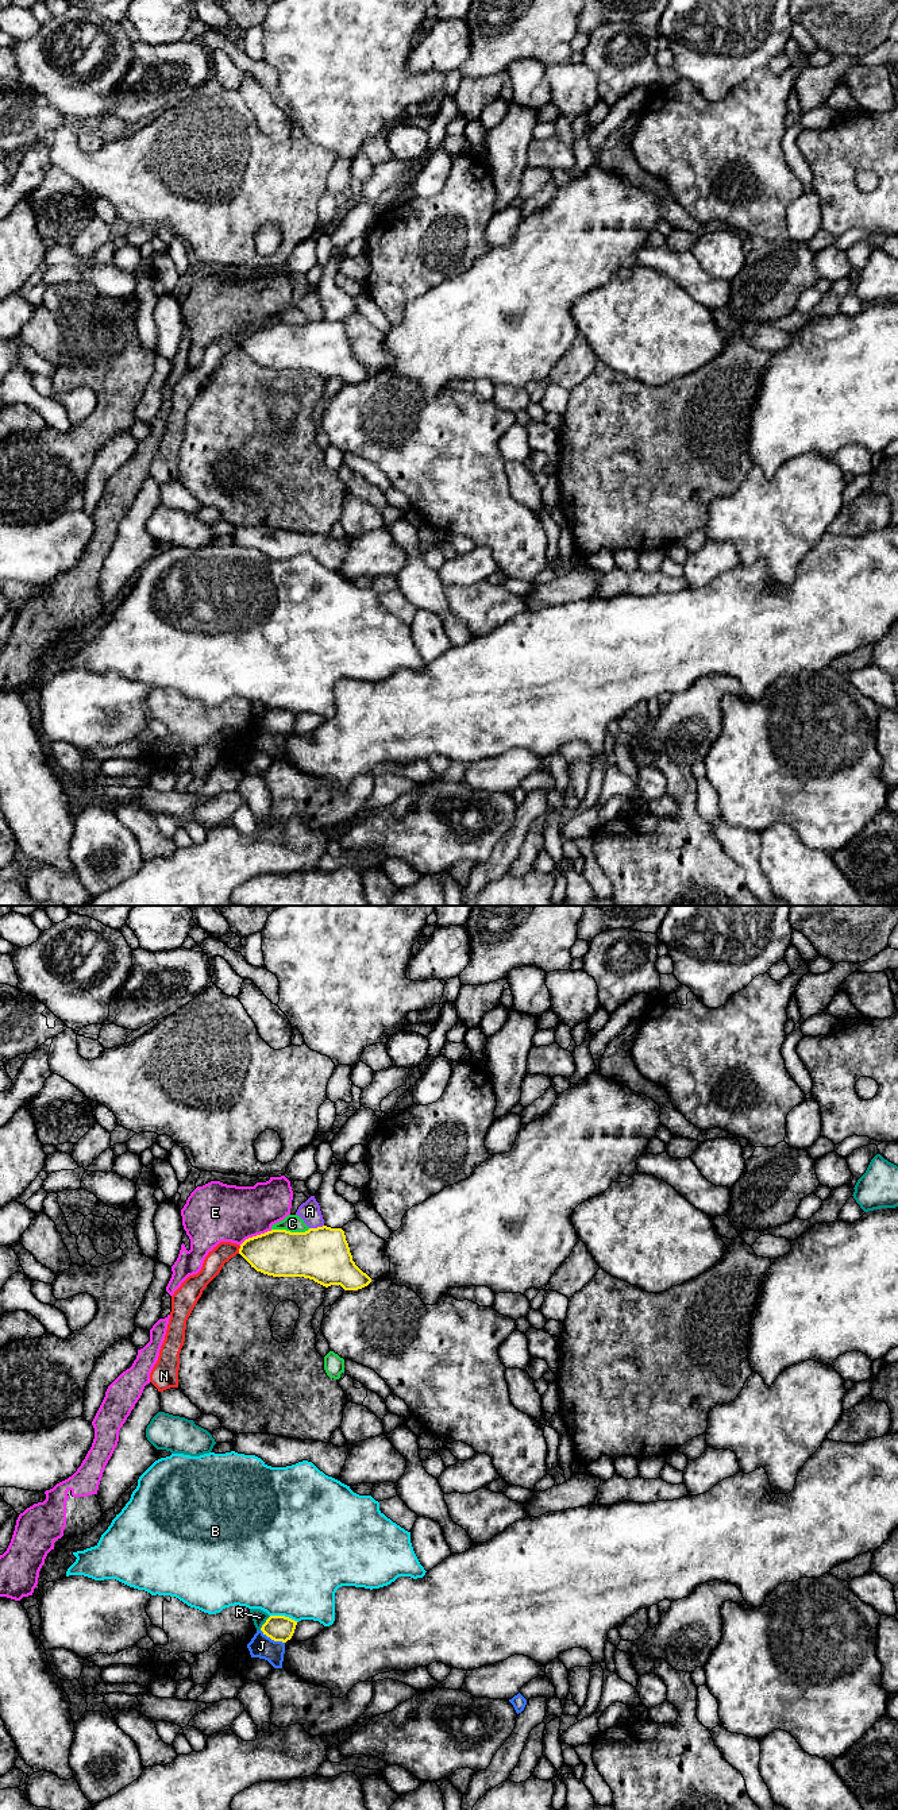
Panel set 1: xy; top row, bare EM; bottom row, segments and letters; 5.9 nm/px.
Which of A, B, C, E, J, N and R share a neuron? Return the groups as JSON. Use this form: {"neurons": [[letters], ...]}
{"neurons": [["A"], ["B"], ["C"], ["E"], ["J"], ["N"], ["R"]]}

